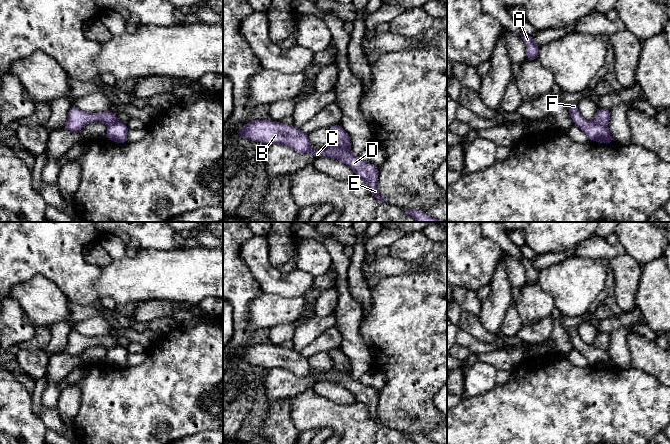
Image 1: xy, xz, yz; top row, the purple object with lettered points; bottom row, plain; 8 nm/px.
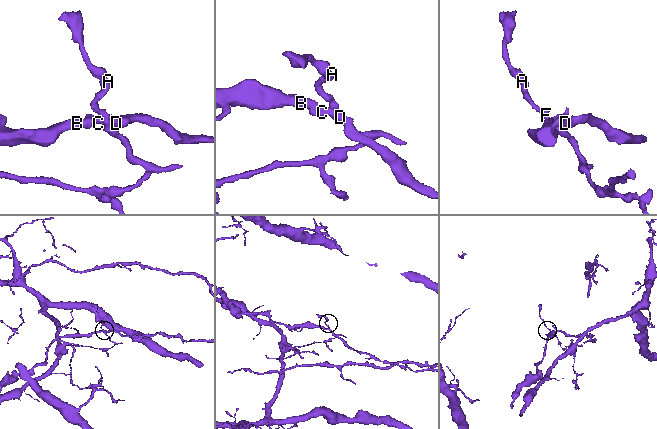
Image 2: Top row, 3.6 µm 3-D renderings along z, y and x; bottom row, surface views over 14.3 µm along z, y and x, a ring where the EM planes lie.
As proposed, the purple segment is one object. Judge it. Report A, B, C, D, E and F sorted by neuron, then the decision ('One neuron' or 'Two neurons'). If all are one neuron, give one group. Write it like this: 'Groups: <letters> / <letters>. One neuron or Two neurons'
Groups: A F / B C D E. Two neurons

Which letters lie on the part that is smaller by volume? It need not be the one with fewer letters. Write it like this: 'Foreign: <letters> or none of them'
Foreign: B, C, D, E

